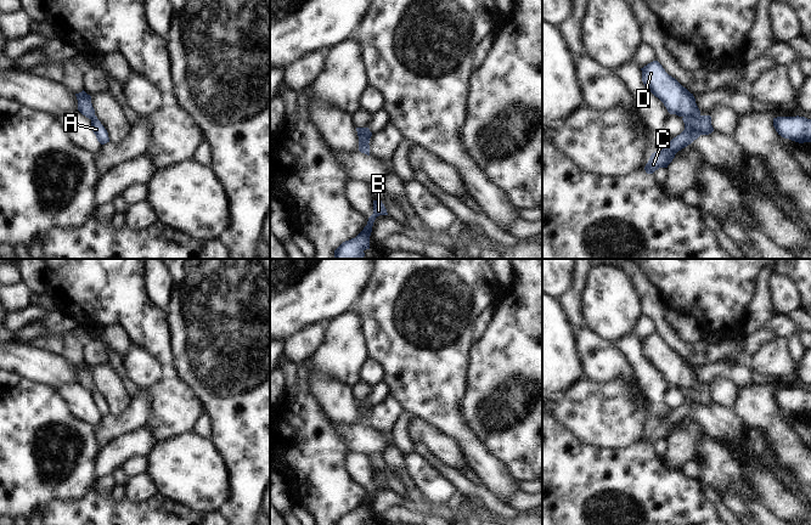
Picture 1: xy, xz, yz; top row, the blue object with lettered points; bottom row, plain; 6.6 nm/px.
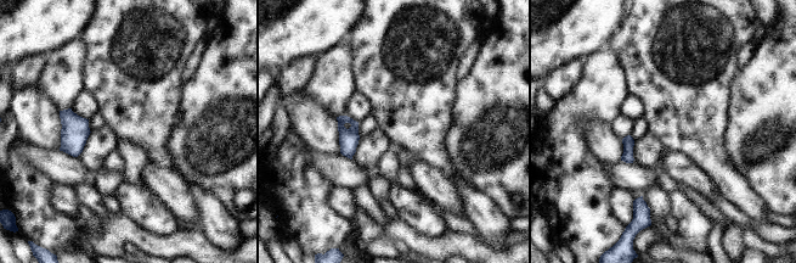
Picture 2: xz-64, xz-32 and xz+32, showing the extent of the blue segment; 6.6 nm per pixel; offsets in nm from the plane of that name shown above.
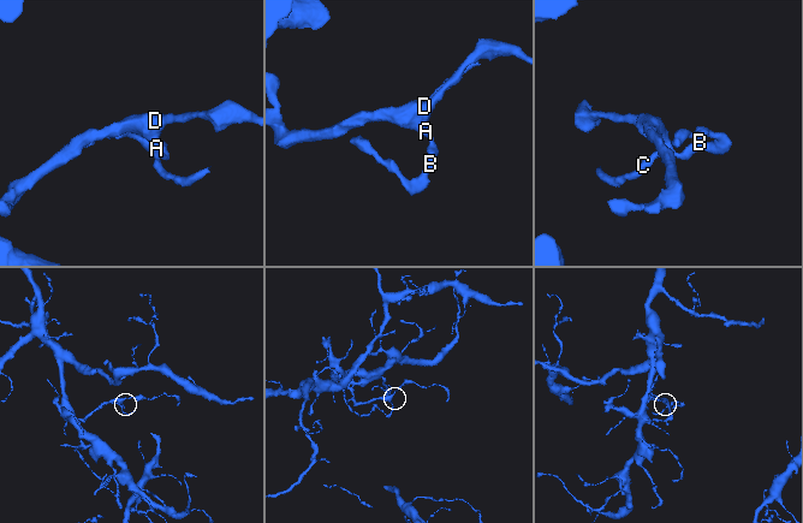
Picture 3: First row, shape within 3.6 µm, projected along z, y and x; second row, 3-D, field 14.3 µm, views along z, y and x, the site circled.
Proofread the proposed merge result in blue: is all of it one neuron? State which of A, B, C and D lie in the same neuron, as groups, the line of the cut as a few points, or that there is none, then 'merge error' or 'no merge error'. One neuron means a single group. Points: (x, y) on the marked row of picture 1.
A B C / D | xz (366, 128), (366, 142), (359, 148) | merge error

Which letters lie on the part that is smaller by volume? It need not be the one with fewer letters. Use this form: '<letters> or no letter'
A, B, C

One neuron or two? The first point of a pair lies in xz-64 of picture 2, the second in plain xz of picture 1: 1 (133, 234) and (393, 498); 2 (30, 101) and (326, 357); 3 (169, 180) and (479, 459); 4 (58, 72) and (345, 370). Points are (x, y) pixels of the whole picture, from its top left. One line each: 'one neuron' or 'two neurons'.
1: two neurons
2: two neurons
3: two neurons
4: one neuron

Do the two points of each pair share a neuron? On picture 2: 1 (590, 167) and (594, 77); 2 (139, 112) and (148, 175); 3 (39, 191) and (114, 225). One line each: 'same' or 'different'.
1: same
2: different
3: different

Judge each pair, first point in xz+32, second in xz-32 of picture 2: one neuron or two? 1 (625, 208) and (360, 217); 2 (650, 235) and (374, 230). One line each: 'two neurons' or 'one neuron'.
1: two neurons
2: one neuron

